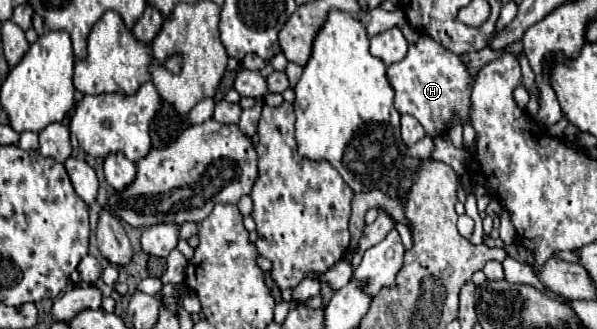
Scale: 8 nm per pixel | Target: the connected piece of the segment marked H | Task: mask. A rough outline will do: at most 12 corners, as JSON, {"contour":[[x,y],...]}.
{"contour":[[420,35],[388,65],[400,113],[428,135],[470,119],[460,55]]}

